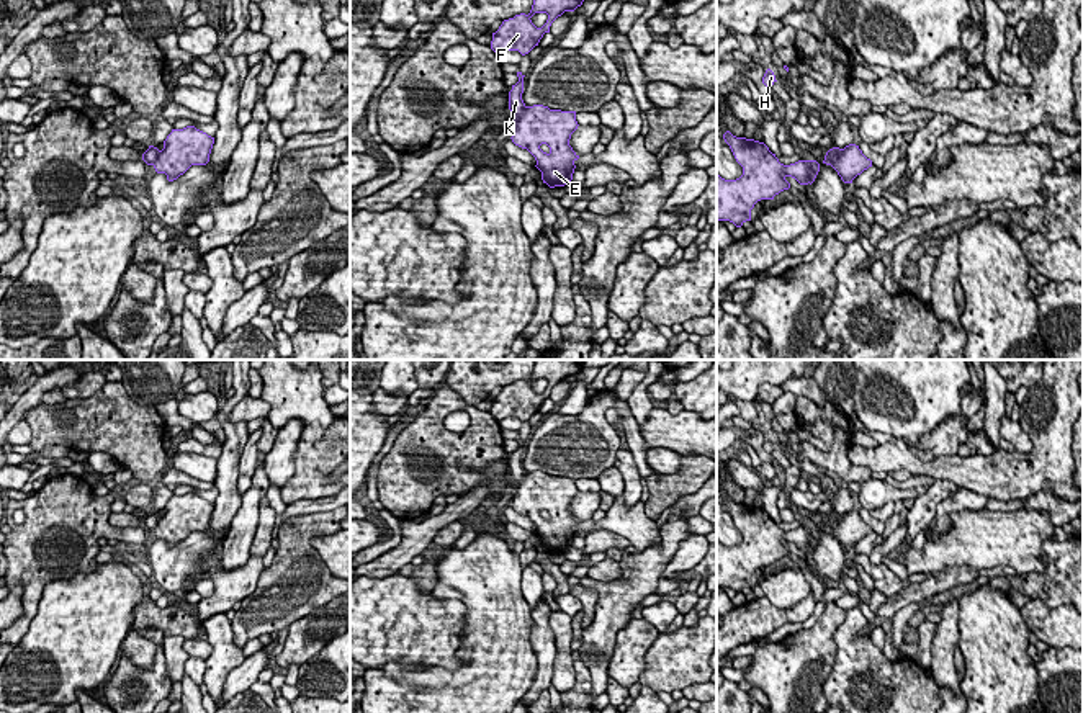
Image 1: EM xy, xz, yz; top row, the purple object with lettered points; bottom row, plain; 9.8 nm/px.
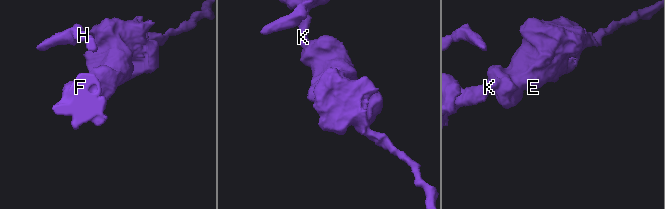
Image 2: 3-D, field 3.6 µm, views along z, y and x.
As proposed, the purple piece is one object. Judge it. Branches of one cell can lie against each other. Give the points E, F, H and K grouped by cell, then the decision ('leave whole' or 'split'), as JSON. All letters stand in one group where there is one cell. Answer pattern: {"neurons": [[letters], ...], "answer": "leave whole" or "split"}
{"neurons": [["E"], ["F", "H", "K"]], "answer": "split"}

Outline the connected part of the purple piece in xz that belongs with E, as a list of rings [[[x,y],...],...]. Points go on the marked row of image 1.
[[[543,105],[525,106],[514,121],[512,142],[527,149],[537,160],[542,180],[550,188],[573,180],[579,155],[569,146],[577,129],[576,111],[550,110]]]

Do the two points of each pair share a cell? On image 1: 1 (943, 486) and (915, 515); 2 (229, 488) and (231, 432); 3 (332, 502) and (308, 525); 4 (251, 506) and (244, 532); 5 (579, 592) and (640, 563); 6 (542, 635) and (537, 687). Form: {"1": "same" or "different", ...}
{"1": "same", "2": "same", "3": "different", "4": "same", "5": "different", "6": "same"}

